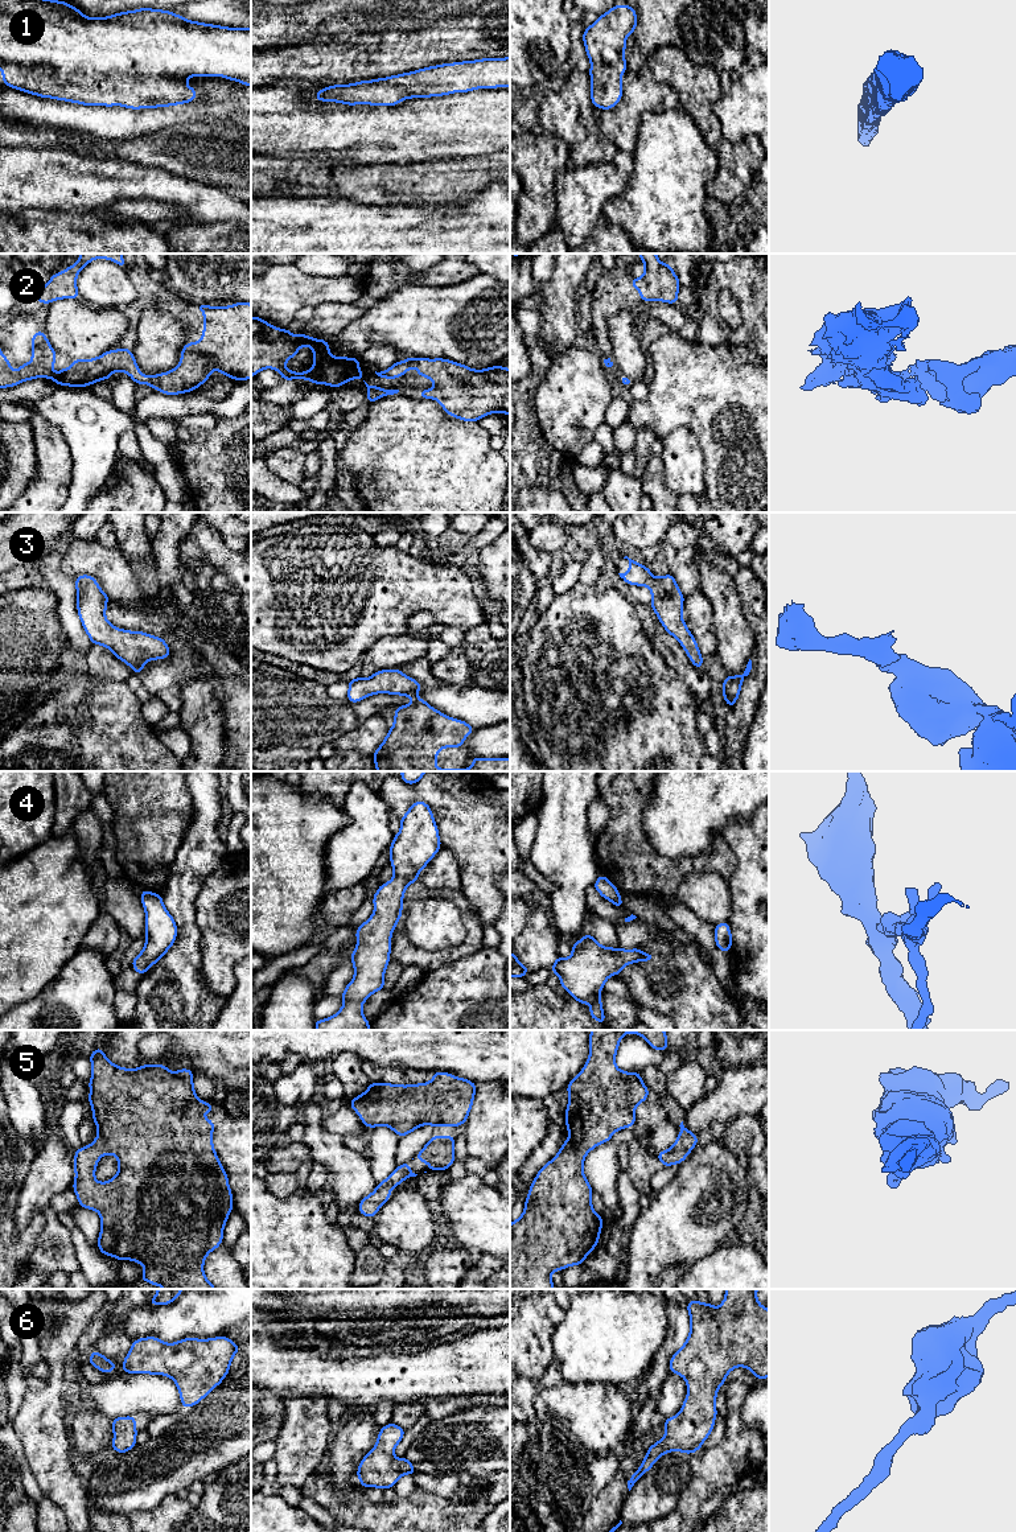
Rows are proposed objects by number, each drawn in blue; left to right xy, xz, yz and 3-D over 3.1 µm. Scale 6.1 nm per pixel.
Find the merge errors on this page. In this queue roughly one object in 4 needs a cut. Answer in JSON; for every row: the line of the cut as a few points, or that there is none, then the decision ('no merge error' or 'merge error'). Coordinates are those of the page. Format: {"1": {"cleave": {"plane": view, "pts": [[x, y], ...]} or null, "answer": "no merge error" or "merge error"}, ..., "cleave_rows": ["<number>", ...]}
{"1": {"cleave": null, "answer": "no merge error"}, "2": {"cleave": null, "answer": "no merge error"}, "3": {"cleave": null, "answer": "no merge error"}, "4": {"cleave": null, "answer": "no merge error"}, "5": {"cleave": null, "answer": "no merge error"}, "6": {"cleave": null, "answer": "no merge error"}, "cleave_rows": []}

